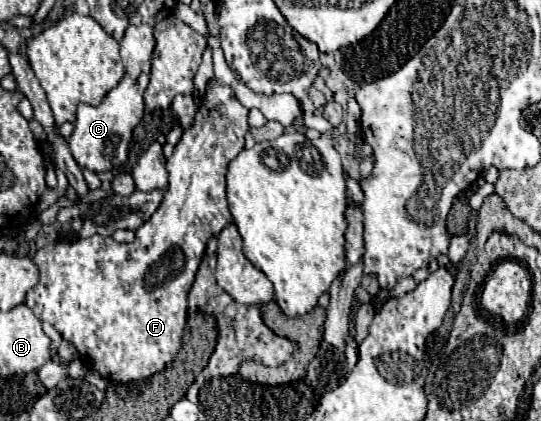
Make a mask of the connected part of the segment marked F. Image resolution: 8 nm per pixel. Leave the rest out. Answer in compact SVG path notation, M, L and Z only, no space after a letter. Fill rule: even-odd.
M213 81L211 87L207 87L203 107L199 107L193 125L185 129L167 161L169 187L161 205L151 219L135 231L131 243L117 243L111 237L93 235L71 243L51 243L37 251L35 265L39 267L39 283L27 293L25 305L37 319L49 321L61 337L77 349L79 359L89 371L105 379L109 377L109 381L131 383L149 379L175 359L187 323L187 293L193 285L207 241L233 223L225 197L225 173L229 161L243 149L243 139L249 131L247 113L249 109L235 99L231 87Z

